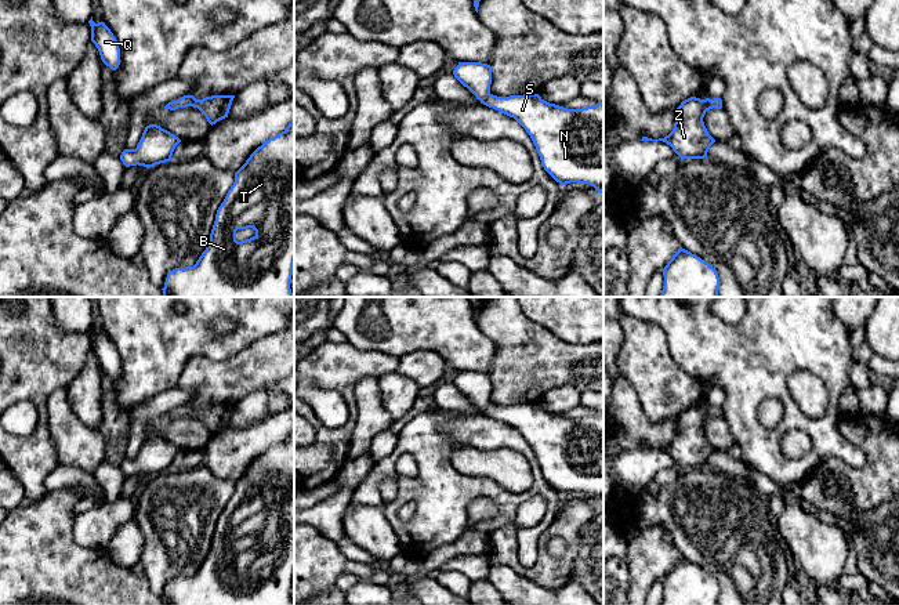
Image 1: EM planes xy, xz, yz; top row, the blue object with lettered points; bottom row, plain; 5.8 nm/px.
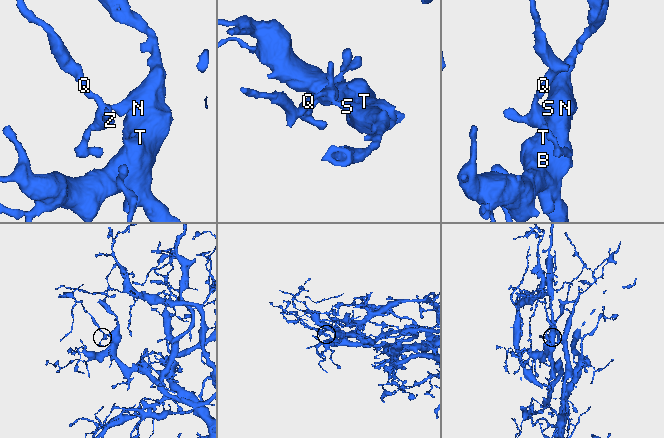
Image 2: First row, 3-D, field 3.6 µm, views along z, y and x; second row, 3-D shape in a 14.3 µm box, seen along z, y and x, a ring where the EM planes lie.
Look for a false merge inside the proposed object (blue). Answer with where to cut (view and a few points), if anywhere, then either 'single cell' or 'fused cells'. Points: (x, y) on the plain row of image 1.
no cut | single cell

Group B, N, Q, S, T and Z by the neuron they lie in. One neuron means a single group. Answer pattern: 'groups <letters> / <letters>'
groups B N Q S T Z

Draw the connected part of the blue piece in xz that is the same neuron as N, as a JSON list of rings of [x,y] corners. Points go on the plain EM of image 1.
[[[458,372],[453,384],[481,413],[514,427],[526,439],[541,475],[557,492],[588,493],[598,503],[603,501],[603,412],[568,419],[544,410],[539,403],[497,406],[490,402],[492,376],[482,372]]]

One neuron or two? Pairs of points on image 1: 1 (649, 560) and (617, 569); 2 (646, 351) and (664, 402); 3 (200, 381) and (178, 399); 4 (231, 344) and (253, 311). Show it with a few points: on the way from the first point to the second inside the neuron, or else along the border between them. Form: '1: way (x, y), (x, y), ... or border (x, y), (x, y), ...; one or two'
1: border (624, 558), (629, 567), (630, 590); two
2: way (646, 363), (664, 390); one
3: border (178, 386), (194, 394), (189, 404); two
4: way (239, 336), (253, 319); one

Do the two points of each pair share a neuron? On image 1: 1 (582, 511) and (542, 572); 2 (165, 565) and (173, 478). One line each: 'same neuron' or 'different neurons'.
1: same neuron
2: same neuron

